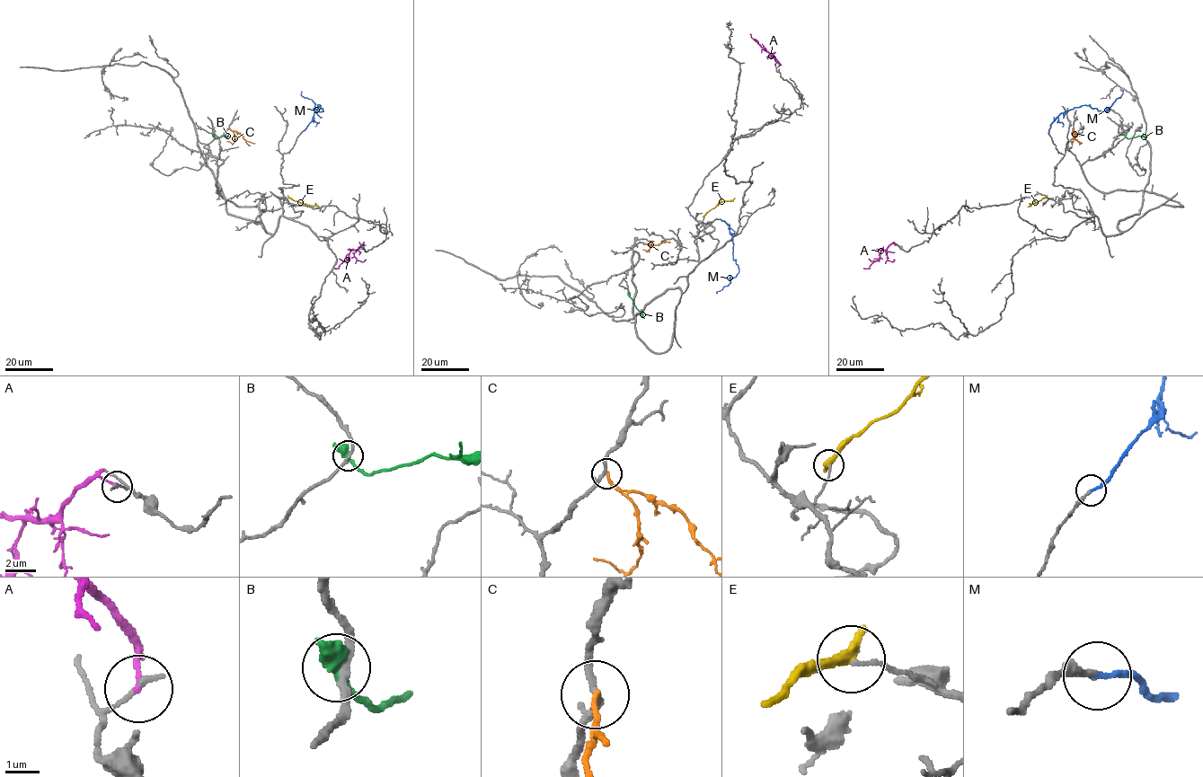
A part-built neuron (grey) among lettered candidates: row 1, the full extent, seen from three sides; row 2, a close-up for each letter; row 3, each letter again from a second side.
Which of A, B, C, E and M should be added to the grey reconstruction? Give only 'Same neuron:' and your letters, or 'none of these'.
Same neuron: M

